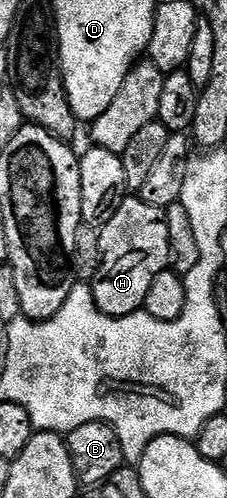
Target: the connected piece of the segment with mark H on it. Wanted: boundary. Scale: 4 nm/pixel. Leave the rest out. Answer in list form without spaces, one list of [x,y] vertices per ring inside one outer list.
[[[128,196],[120,204],[116,216],[112,216],[100,231],[102,266],[92,282],[94,303],[113,318],[137,314],[146,305],[152,280],[156,280],[156,276],[167,270],[172,262],[166,210],[148,204],[140,196]]]

